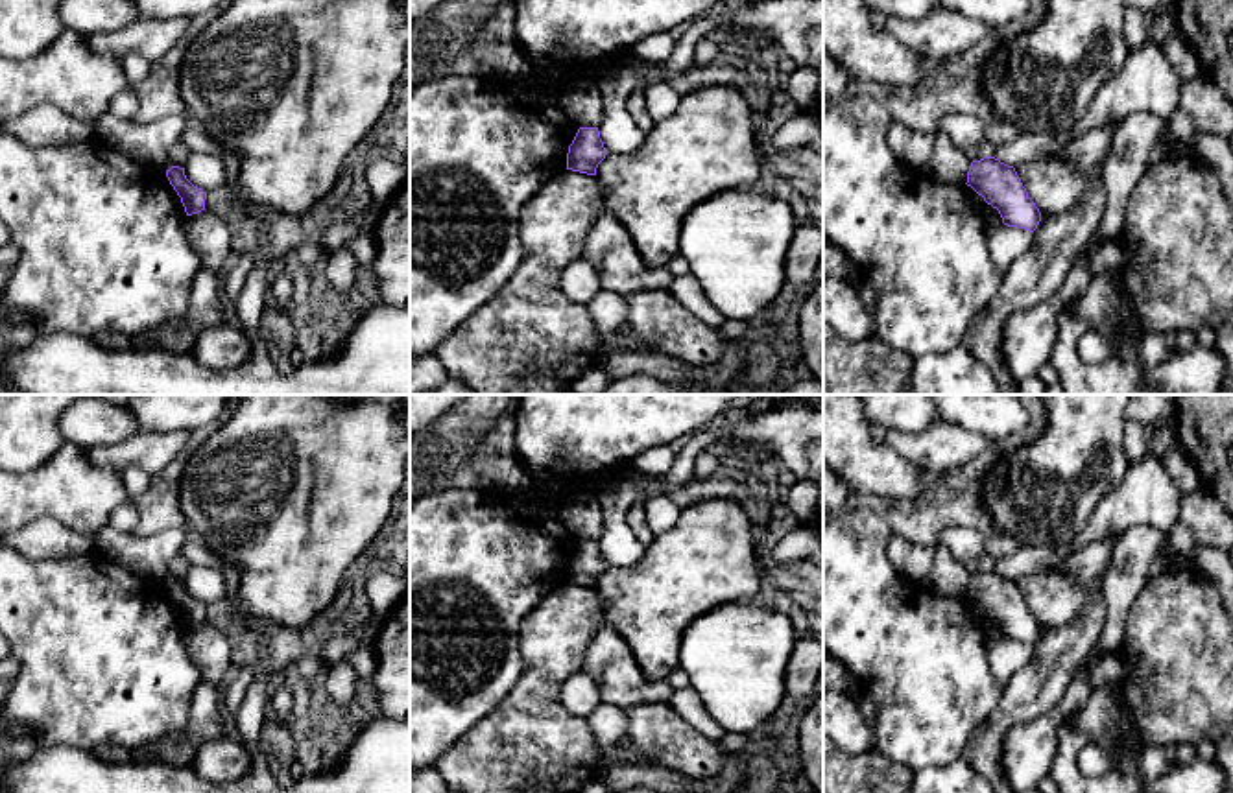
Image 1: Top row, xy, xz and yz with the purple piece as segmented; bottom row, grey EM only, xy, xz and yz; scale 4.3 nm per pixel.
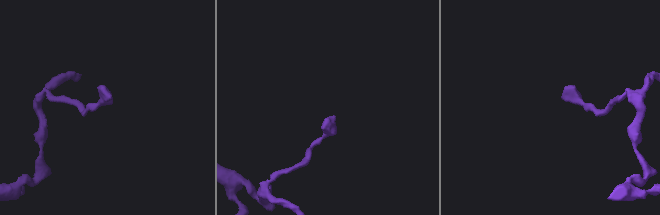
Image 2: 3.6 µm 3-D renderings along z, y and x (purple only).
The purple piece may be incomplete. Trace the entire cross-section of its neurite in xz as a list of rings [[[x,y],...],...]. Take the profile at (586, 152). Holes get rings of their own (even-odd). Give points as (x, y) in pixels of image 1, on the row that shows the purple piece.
[[[580,127],[569,146],[567,170],[596,175],[596,168],[605,155],[598,127]]]

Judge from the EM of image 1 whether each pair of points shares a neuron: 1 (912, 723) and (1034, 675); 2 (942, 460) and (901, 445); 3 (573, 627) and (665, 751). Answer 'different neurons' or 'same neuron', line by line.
1: different neurons
2: same neuron
3: different neurons

